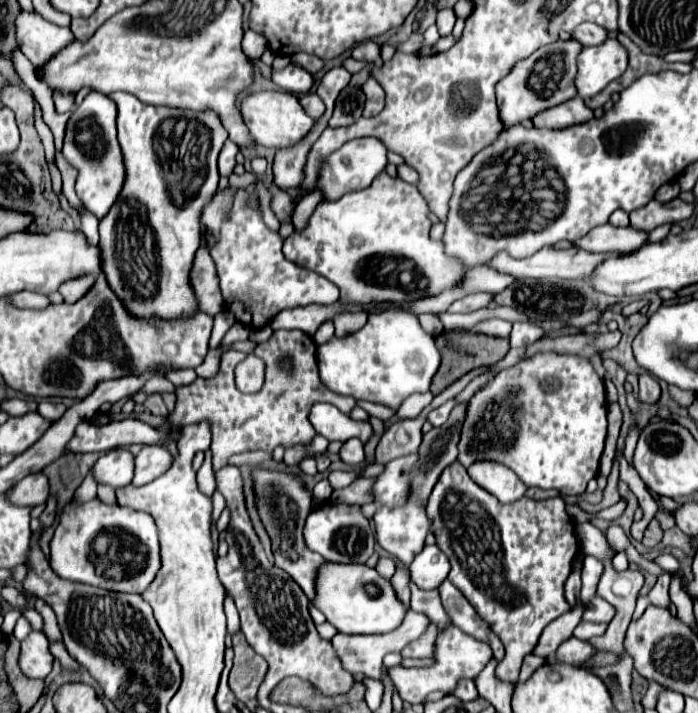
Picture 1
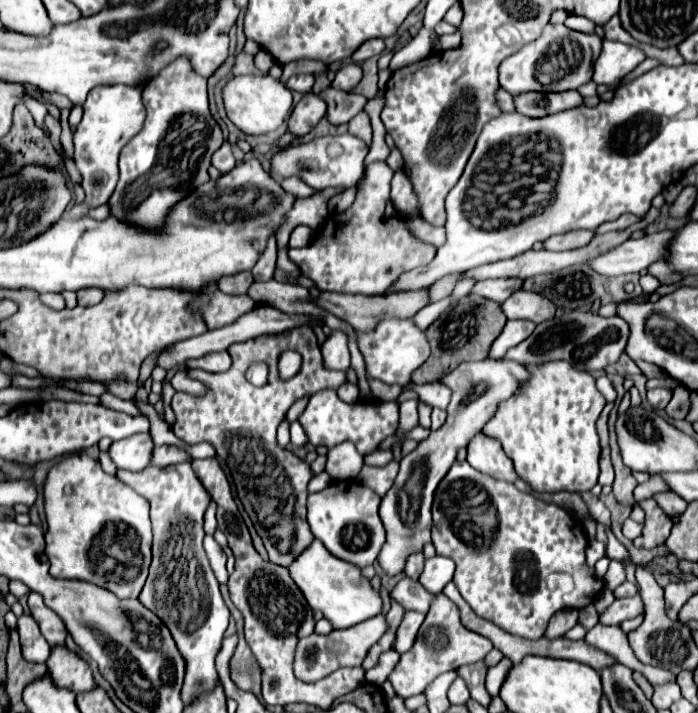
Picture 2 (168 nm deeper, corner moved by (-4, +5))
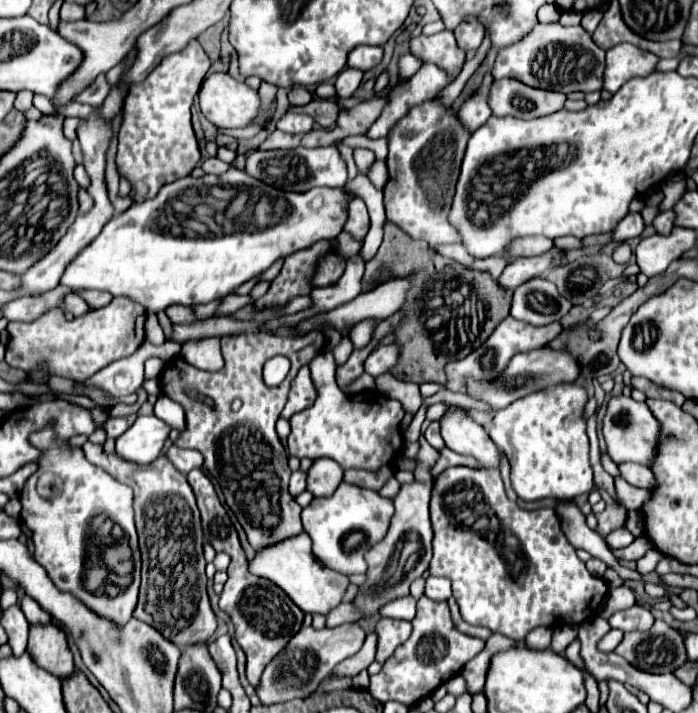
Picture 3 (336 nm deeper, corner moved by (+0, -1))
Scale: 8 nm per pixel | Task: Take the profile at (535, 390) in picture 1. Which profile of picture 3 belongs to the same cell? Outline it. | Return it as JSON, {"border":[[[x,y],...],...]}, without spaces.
{"border":[[[558,384],[544,392],[528,394],[498,410],[488,434],[506,452],[512,466],[512,488],[522,500],[572,500],[592,490],[592,466],[588,460],[588,434],[582,416],[588,402],[586,390],[576,384]]]}

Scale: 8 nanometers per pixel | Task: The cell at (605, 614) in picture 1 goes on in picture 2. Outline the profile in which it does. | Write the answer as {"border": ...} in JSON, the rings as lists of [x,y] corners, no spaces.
{"border":[[[632,596],[632,598],[618,598],[614,600],[602,614],[600,614],[600,624],[622,624],[628,618],[634,618],[638,614],[642,614],[642,600],[640,596]]]}

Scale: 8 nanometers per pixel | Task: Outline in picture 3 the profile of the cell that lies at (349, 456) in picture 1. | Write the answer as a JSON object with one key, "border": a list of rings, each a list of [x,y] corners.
{"border":[[[316,460],[312,464],[312,468],[308,470],[308,482],[306,482],[306,490],[312,492],[312,496],[322,498],[322,496],[330,496],[338,484],[342,482],[344,470],[334,462],[334,460]]]}

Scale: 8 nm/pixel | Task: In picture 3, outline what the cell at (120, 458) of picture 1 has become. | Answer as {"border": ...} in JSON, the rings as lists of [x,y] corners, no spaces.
{"border":[[[138,416],[132,428],[116,438],[116,452],[136,464],[154,462],[170,434],[170,426],[156,416]]]}

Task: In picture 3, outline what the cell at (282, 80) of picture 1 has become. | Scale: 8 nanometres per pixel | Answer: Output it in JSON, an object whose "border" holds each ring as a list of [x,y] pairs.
{"border":[[[294,86],[290,92],[288,92],[288,102],[292,106],[304,106],[312,100],[312,94],[304,88],[304,86]]]}

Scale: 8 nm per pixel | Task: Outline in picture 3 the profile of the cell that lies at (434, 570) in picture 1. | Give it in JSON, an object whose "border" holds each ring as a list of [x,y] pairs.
{"border":[[[430,576],[430,578],[426,580],[426,596],[428,596],[430,600],[436,600],[436,602],[448,600],[448,598],[452,596],[448,578],[436,578],[436,576]]]}

